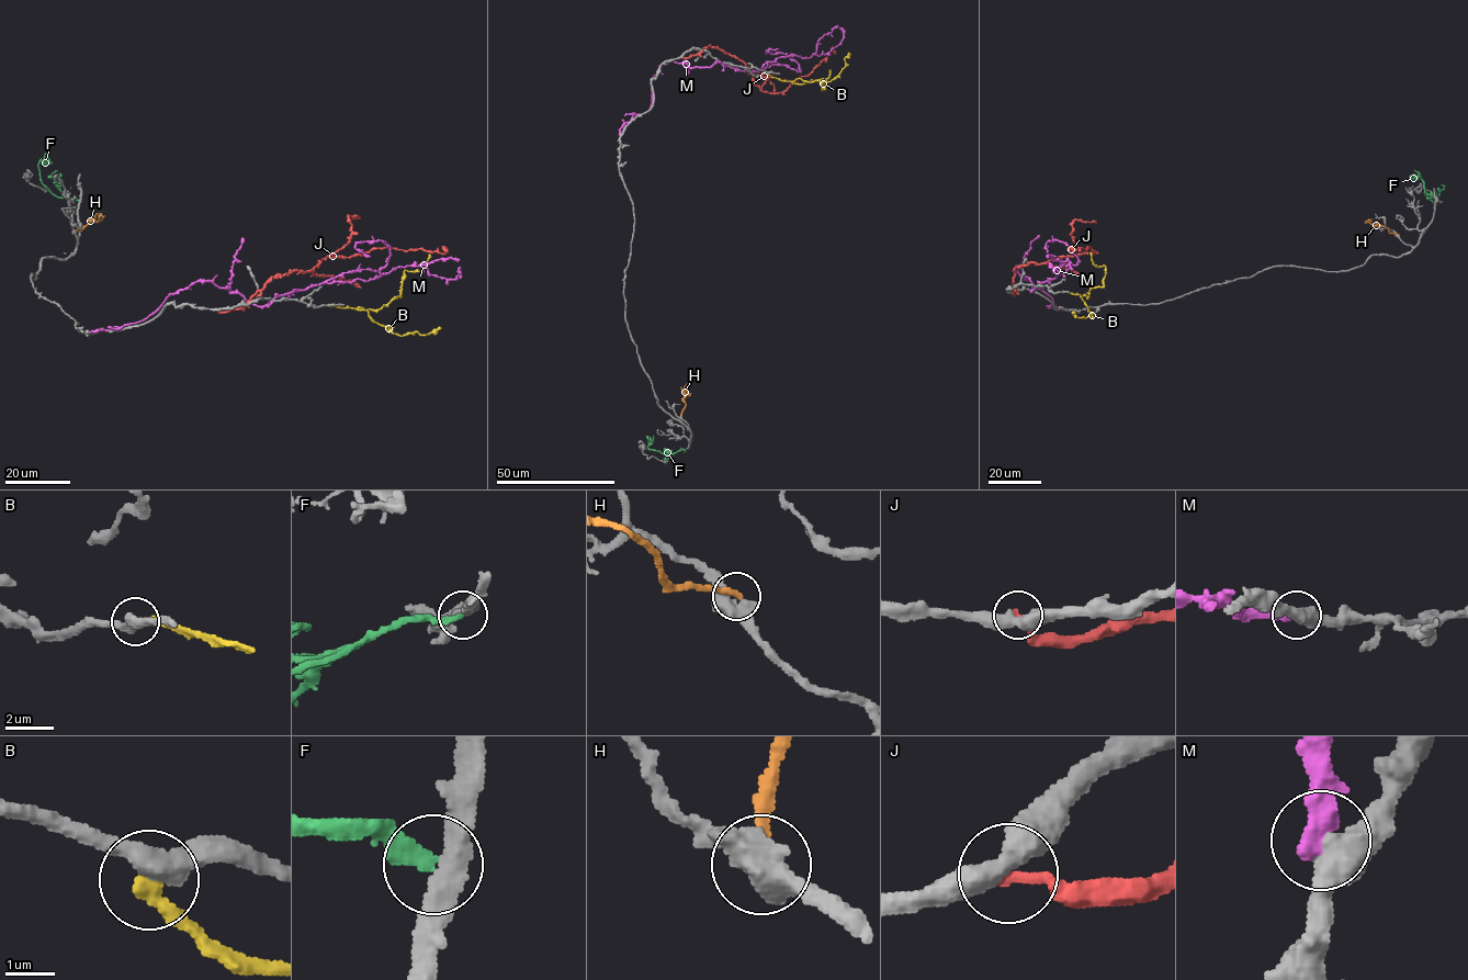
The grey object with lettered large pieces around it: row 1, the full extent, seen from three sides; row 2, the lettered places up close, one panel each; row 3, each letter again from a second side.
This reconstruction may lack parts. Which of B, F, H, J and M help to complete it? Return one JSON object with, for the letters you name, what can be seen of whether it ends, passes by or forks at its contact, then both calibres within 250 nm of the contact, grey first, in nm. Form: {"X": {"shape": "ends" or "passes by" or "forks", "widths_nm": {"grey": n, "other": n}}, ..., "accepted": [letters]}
{"H": {"shape": "ends", "widths_nm": {"grey": 500, "other": 260}}, "accepted": ["H"]}

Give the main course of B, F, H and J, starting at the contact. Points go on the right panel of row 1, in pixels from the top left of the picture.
B: (1063, 291), (1088, 296), (1090, 290), (1103, 285), (1105, 267), (1095, 266), (1091, 252)
F: (1434, 210), (1420, 177), (1413, 179), (1410, 175)
H: (1397, 234), (1386, 227), (1374, 226), (1370, 220), (1364, 222)
J: (1012, 292), (1016, 292), (1013, 278), (1017, 267), (1095, 251), (1086, 247), (1069, 250)

